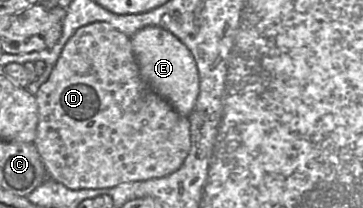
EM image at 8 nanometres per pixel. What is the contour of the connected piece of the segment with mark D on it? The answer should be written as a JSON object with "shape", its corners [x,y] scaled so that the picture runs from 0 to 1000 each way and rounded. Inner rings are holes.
{"shape":[[[256,106],[220,130],[176,216],[132,385],[99,452],[105,519],[102,649],[94,678],[138,856],[196,913],[309,904],[350,875],[446,856],[488,822],[523,721],[521,567],[493,548],[452,471],[410,428],[391,385],[361,183],[295,106]]]}

